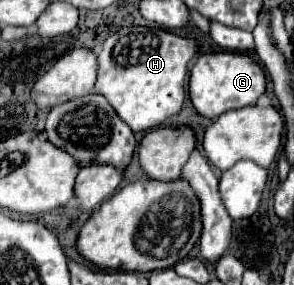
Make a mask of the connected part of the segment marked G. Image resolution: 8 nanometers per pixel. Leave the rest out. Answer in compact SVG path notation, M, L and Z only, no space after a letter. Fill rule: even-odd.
M211 52L199 56L189 76L189 98L197 114L205 118L217 118L227 110L245 108L257 102L265 92L265 72L251 56L235 52Z

